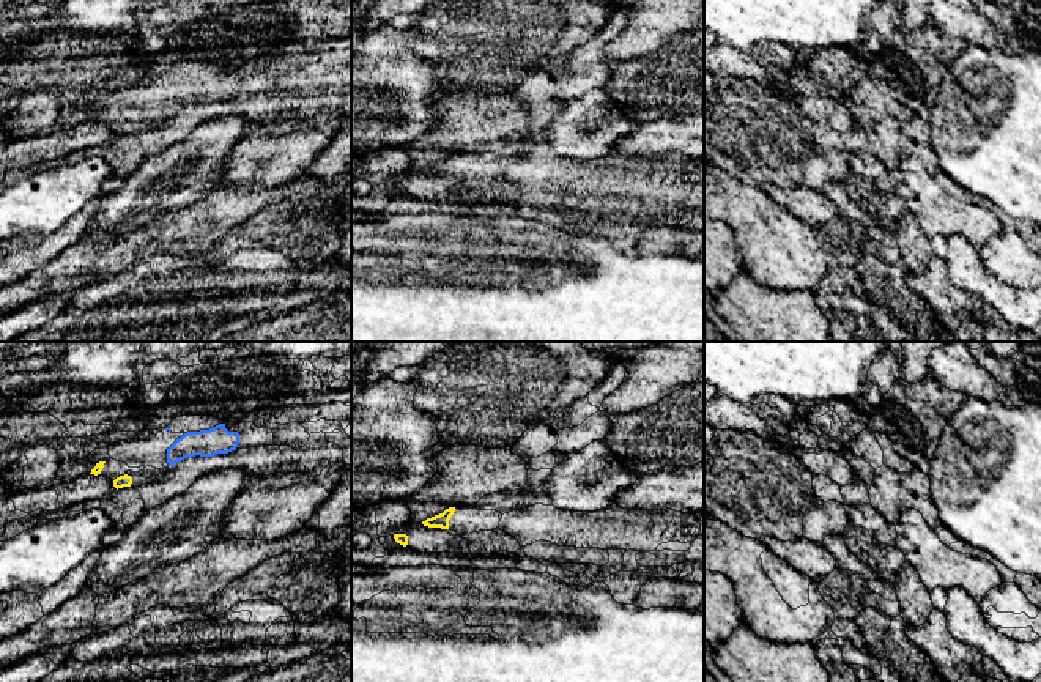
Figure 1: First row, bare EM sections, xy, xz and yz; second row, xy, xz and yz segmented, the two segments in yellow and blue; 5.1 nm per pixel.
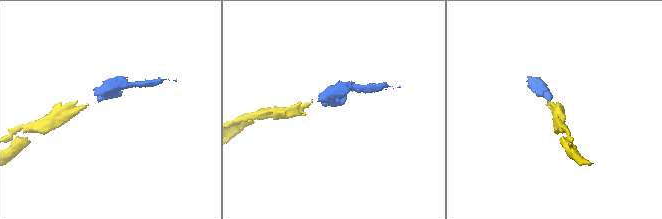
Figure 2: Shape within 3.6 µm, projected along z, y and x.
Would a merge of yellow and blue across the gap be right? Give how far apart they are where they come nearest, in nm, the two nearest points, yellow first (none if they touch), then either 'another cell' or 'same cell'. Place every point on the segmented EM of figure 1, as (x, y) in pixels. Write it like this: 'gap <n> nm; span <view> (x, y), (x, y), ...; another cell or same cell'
gap 200 nm; span xy (131, 478), (167, 462); same cell

